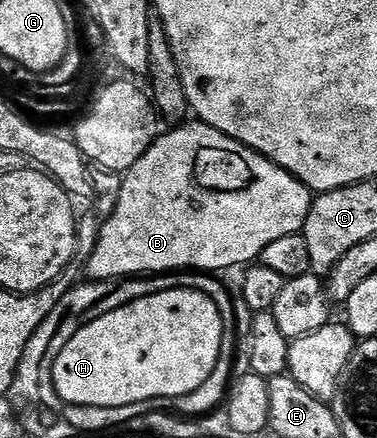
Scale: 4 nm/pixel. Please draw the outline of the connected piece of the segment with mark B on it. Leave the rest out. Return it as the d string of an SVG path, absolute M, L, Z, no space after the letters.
M198 119L192 120L190 123L179 123L168 129L171 129L168 133L163 131L156 136L149 151L145 151L145 155L141 155L141 159L137 159L137 163L133 163L133 167L128 169L122 178L122 185L113 201L115 214L104 223L103 230L99 233L99 242L96 243L95 250L92 251L91 258L87 261L86 276L90 280L106 283L110 277L127 279L132 275L162 275L168 271L219 271L215 269L231 269L234 265L246 267L258 262L261 251L265 247L269 247L269 243L273 243L273 239L281 239L285 235L303 232L303 224L311 210L313 194L292 173L273 164L268 157L261 156L257 150L251 149L239 141L234 141L229 135L217 131L211 125L204 125Z

